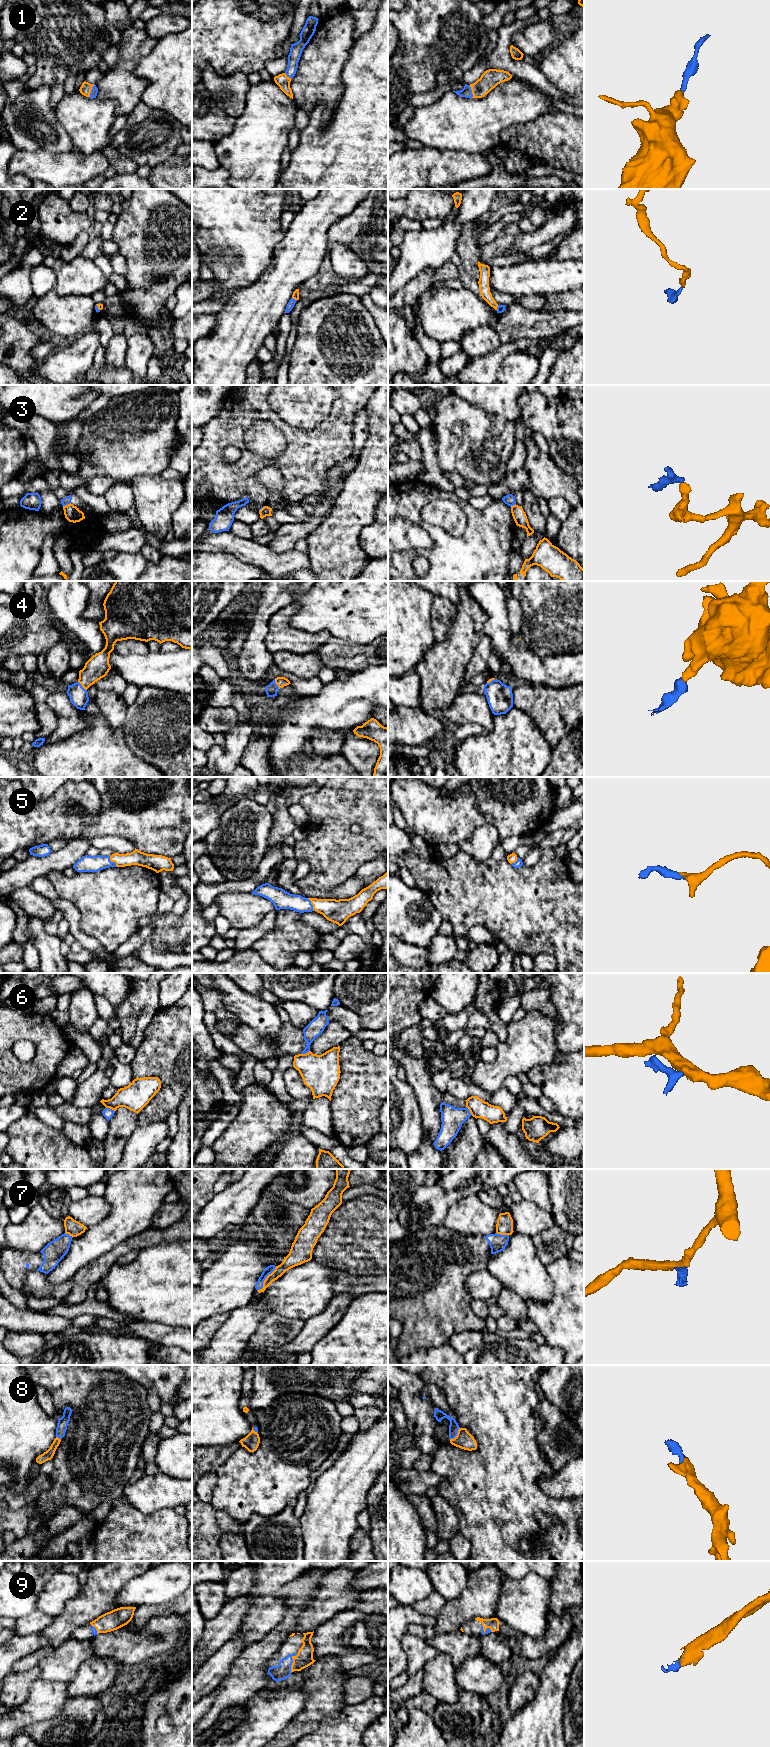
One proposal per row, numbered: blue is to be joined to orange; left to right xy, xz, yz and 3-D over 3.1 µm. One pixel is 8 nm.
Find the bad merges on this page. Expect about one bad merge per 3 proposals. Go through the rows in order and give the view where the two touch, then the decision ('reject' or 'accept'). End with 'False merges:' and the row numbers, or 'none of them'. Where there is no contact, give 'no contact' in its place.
1: xy | accept
2: xz | accept
3: xy | reject
4: xy | accept
5: xz | accept
6: xy | reject
7: xz | reject
8: yz | accept
9: xz | accept
False merges: 3, 6, 7

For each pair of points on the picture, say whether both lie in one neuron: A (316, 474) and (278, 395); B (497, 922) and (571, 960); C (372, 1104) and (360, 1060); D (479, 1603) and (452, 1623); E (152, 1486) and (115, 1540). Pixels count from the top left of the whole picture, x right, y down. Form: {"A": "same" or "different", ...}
{"A": "different", "B": "same", "C": "same", "D": "same", "E": "different"}

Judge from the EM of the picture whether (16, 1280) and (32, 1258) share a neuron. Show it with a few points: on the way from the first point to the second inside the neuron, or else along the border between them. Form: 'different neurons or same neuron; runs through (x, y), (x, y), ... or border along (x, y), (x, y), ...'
same neuron; runs through (16, 1275), (27, 1263)

